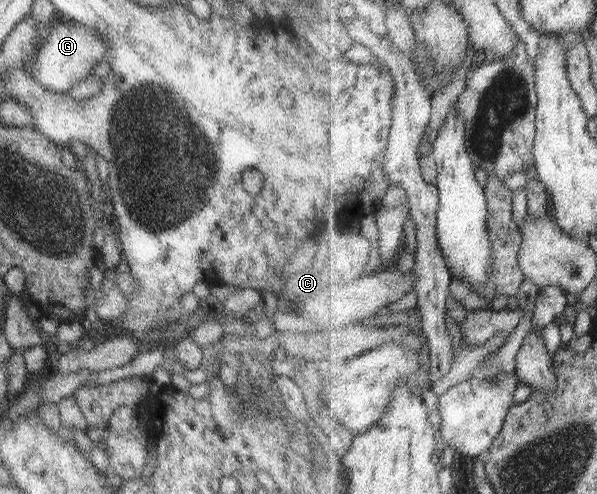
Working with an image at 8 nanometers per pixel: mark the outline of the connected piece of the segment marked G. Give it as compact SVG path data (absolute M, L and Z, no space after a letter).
M55 26L49 33L42 35L40 44L36 48L34 58L27 66L27 72L33 77L35 82L38 82L45 88L58 94L65 94L72 84L83 80L87 75L92 74L93 67L99 62L103 62L106 58L106 42L99 38L99 34L95 36L93 30L83 28L83 26Z

